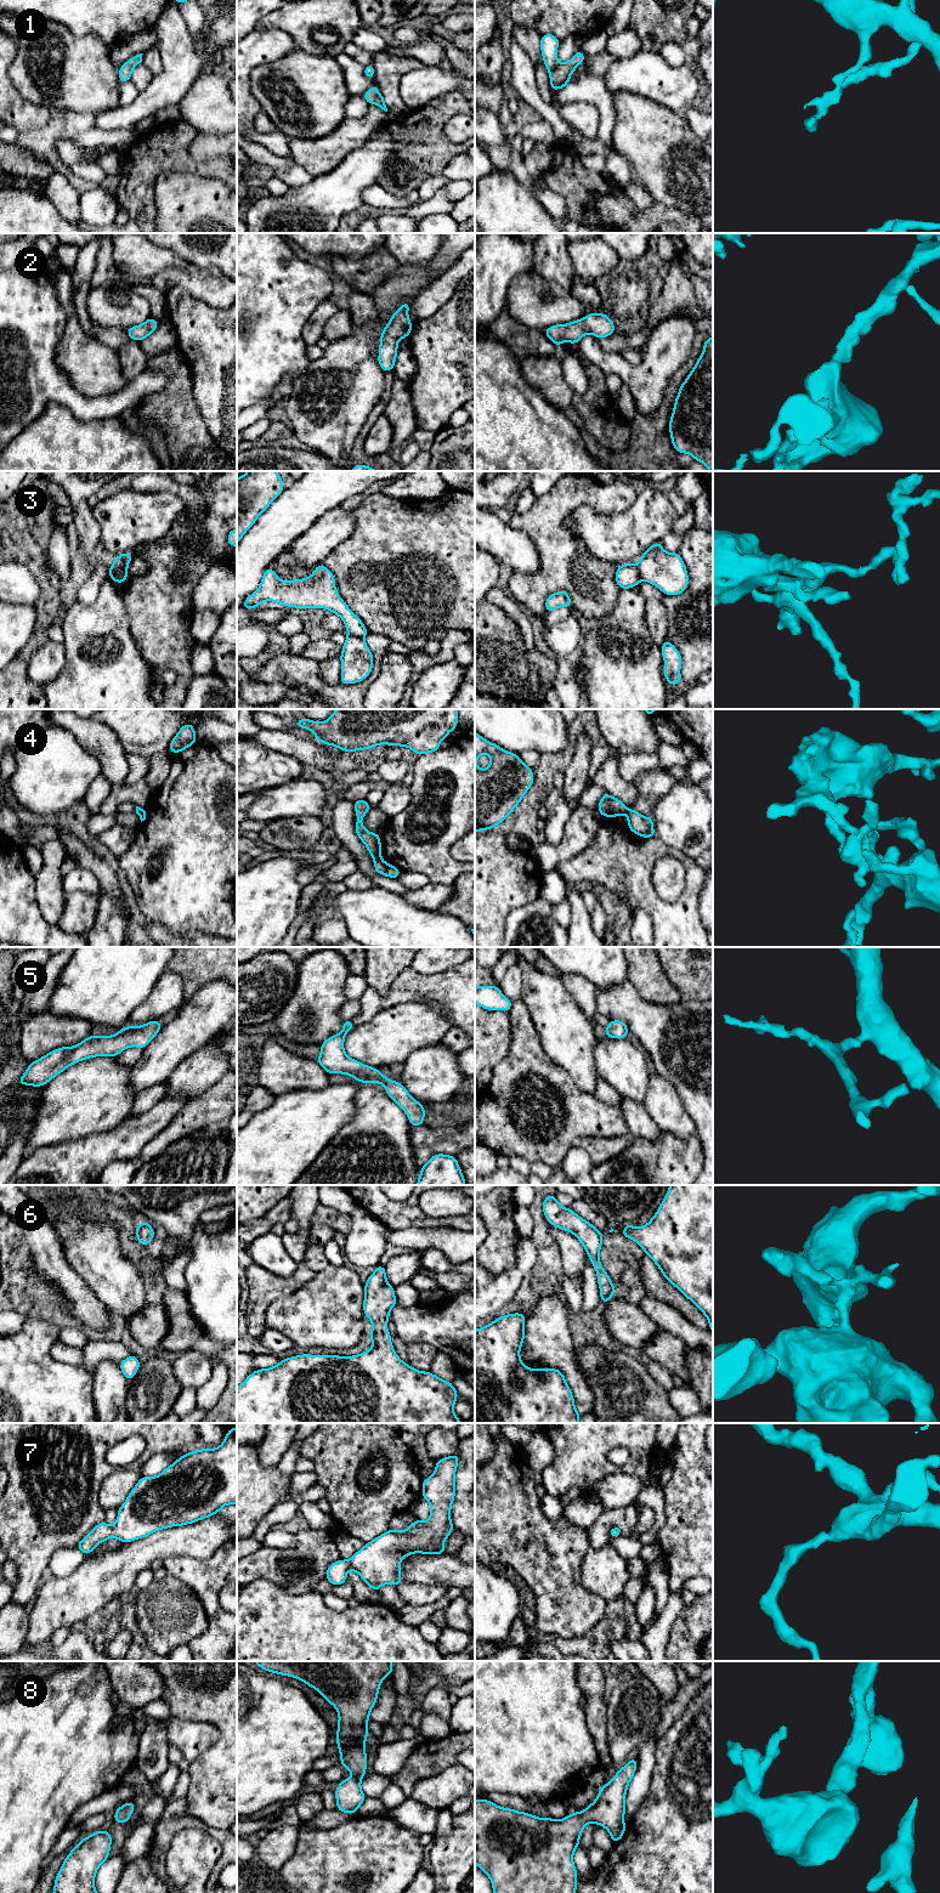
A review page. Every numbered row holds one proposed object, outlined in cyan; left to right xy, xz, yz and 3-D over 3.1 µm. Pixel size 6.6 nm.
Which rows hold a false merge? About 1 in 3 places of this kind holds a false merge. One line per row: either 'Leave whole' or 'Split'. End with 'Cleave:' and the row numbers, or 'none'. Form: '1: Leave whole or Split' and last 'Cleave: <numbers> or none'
1: Leave whole
2: Leave whole
3: Split
4: Split
5: Leave whole
6: Leave whole
7: Leave whole
8: Leave whole
Cleave: 3, 4

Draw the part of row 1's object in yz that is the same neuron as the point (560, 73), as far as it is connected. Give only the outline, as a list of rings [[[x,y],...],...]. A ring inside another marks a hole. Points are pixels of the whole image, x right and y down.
[[[548,33],[540,38],[540,50],[544,64],[549,72],[551,92],[564,89],[574,69],[585,61],[584,53],[578,49],[576,55],[565,63],[560,63],[556,57],[560,40]]]

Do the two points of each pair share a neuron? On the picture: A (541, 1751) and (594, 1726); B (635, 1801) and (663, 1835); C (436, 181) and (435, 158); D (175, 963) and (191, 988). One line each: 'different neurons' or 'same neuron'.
A: different neurons
B: different neurons
C: different neurons
D: same neuron

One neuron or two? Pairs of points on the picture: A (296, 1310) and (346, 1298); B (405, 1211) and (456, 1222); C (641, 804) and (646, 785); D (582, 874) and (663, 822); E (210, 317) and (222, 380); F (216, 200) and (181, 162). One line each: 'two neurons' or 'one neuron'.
A: one neuron
B: one neuron
C: two neurons
D: two neurons
E: one neuron
F: two neurons

